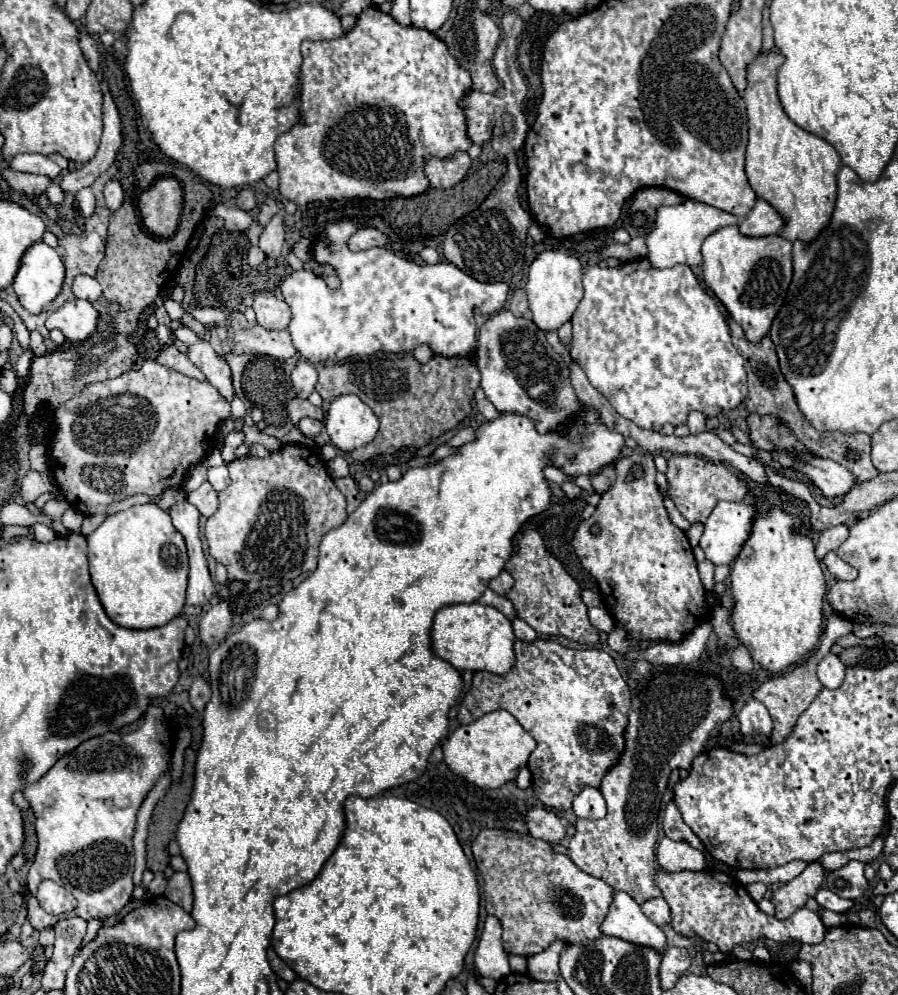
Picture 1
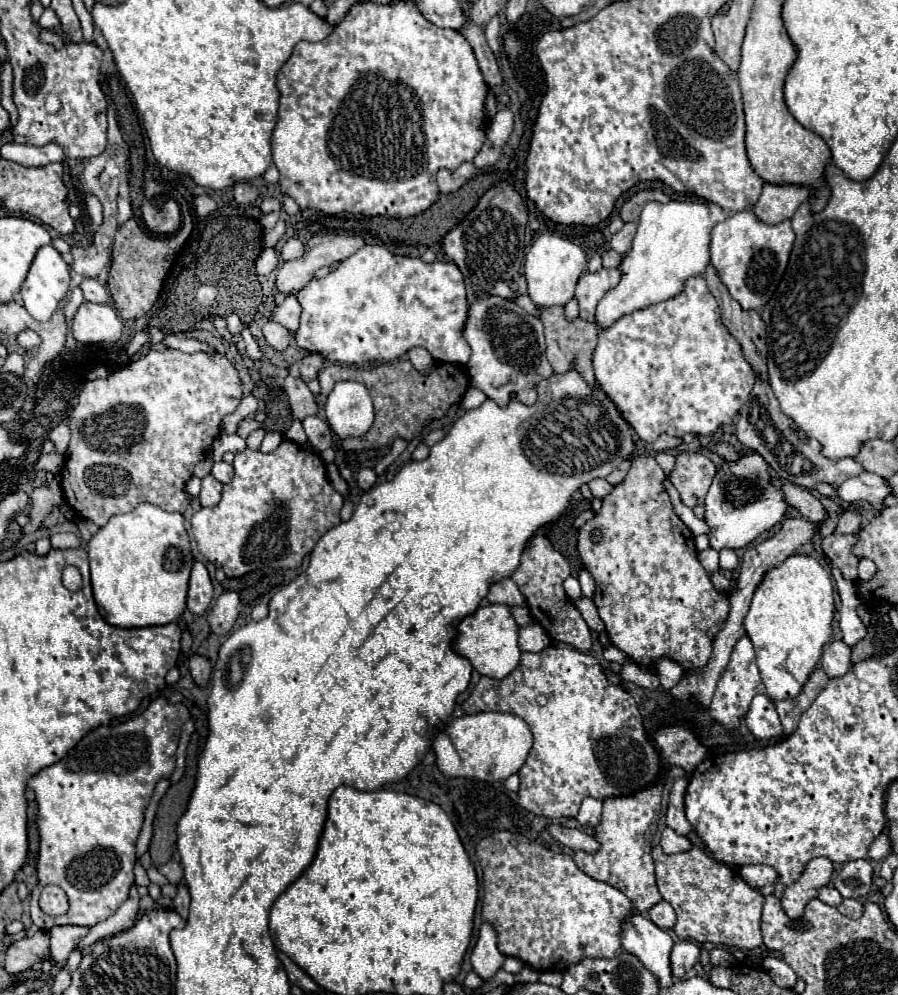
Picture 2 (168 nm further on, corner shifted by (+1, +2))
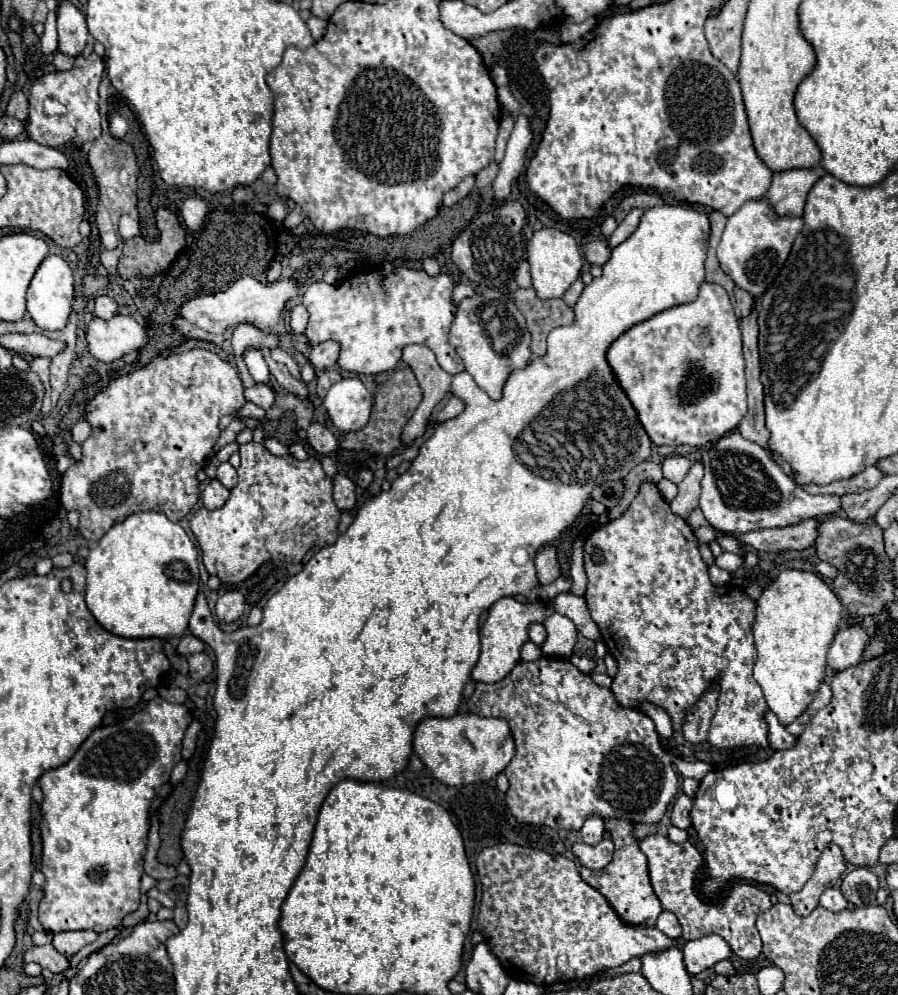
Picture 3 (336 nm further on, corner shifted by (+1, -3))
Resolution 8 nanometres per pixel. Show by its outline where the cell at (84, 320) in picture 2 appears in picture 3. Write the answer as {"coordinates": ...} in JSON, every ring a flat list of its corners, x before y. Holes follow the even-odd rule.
{"coordinates":[[117,314,111,320,95,316,87,324,89,352,101,362,113,362,131,350,139,350,143,344,147,344,145,328,131,316]]}

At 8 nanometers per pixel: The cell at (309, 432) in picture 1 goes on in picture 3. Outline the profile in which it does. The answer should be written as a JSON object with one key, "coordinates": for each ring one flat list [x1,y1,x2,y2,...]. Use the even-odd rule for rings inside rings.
{"coordinates":[[313,422,307,428,307,442,317,454,323,454,323,456,331,454,337,448,337,438,331,434,331,430,327,430,319,422]]}

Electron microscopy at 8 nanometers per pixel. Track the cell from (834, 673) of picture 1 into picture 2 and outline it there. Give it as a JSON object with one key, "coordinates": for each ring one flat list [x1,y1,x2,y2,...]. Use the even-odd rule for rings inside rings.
{"coordinates":[[841,639,829,643,827,647,823,647,821,667,827,671,829,677,845,675,851,667,851,647]]}

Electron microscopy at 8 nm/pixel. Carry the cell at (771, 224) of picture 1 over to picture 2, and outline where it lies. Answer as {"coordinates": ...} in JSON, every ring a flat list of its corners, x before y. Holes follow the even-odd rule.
{"coordinates":[[765,183,759,201,755,203,755,215,765,223,781,223,791,219,797,207,807,201,809,189,805,185,773,185]]}

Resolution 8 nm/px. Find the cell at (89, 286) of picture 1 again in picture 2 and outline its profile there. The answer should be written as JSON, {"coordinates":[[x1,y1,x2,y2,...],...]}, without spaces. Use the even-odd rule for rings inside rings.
{"coordinates":[[85,279,81,283,81,289,85,293,85,301,91,301,91,303,109,303,109,295,107,295,107,289,105,285,101,285,99,281,95,279]]}

